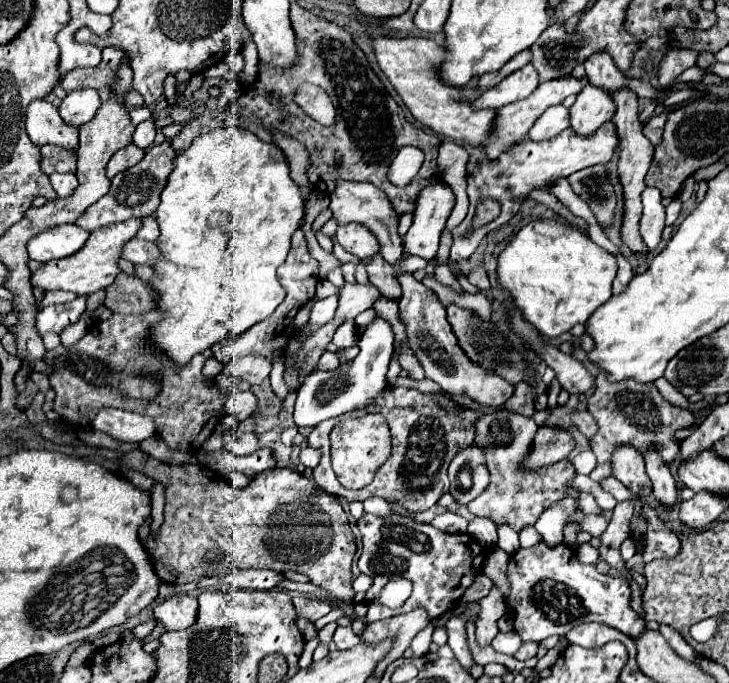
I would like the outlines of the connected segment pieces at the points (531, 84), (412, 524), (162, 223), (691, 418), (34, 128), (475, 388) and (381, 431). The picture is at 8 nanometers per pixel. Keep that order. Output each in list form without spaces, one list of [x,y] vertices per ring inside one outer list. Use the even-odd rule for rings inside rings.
[[[529,63],[523,69],[507,75],[499,85],[485,91],[477,101],[473,101],[473,107],[475,109],[485,109],[485,107],[499,109],[507,103],[513,103],[513,101],[519,101],[531,95],[537,85],[539,85],[539,75],[535,73],[535,67]]]
[[[363,515],[363,519],[357,521],[357,527],[363,537],[363,553],[359,557],[359,569],[361,573],[367,573],[373,577],[373,585],[367,591],[365,603],[371,605],[379,599],[381,587],[391,577],[407,577],[413,581],[413,593],[399,609],[389,607],[369,607],[367,611],[367,623],[387,619],[399,613],[407,613],[411,609],[423,607],[427,609],[429,617],[435,619],[441,613],[455,607],[455,603],[461,599],[463,591],[473,583],[477,571],[481,571],[487,549],[477,543],[475,537],[467,533],[443,533],[437,527],[429,523],[417,523],[413,519],[395,515],[395,517],[375,517],[375,515]],[[465,577],[465,589],[461,587],[461,581]]]
[[[223,127],[223,129],[213,129],[213,131],[199,135],[187,151],[183,151],[175,157],[175,169],[173,169],[171,177],[167,179],[167,187],[161,193],[161,205],[157,209],[157,223],[161,227],[157,245],[163,255],[161,255],[159,263],[153,265],[157,269],[157,277],[151,279],[151,285],[159,291],[159,309],[167,311],[167,317],[155,325],[155,329],[151,331],[151,341],[155,345],[159,345],[159,349],[167,351],[167,355],[175,363],[185,365],[195,353],[205,351],[207,347],[211,347],[213,343],[217,343],[221,339],[239,337],[251,325],[267,319],[275,311],[275,307],[285,299],[285,291],[283,291],[281,283],[277,281],[277,269],[287,259],[287,253],[291,249],[291,235],[295,233],[295,229],[299,229],[303,215],[305,215],[305,201],[303,201],[301,189],[289,177],[289,161],[287,161],[283,149],[279,149],[273,141],[271,143],[261,141],[259,137],[255,137],[255,133],[251,133],[249,129],[241,129],[241,127]]]
[[[599,373],[595,381],[595,391],[589,397],[589,413],[599,425],[599,431],[595,433],[593,439],[589,439],[589,447],[597,457],[597,467],[595,471],[589,473],[593,481],[601,481],[603,477],[611,475],[611,453],[617,445],[629,443],[637,447],[641,453],[647,451],[651,443],[659,445],[659,453],[665,463],[671,463],[677,457],[679,451],[679,441],[671,447],[665,445],[665,439],[675,435],[677,429],[683,429],[687,425],[695,423],[695,415],[687,409],[671,405],[667,399],[661,397],[657,387],[653,383],[639,383],[639,381],[609,381],[607,373]]]
[[[45,99],[31,101],[25,119],[27,119],[25,121],[27,135],[39,147],[47,143],[55,143],[67,149],[75,149],[79,145],[77,127],[63,123],[63,119],[57,113],[57,107]]]
[[[399,271],[397,279],[403,289],[403,297],[399,299],[399,317],[405,323],[407,337],[411,341],[409,347],[419,357],[427,379],[435,381],[443,391],[451,395],[467,397],[483,407],[501,407],[513,395],[515,387],[503,381],[503,377],[497,373],[487,373],[481,365],[475,365],[475,361],[471,361],[463,349],[459,349],[459,341],[445,317],[445,307],[429,287],[417,281],[413,273]]]
[[[363,415],[359,419],[345,419],[339,425],[335,425],[330,436],[331,462],[338,481],[345,488],[352,490],[361,489],[371,481],[375,471],[383,465],[387,455],[391,453],[391,437],[387,421],[383,421],[383,415]]]

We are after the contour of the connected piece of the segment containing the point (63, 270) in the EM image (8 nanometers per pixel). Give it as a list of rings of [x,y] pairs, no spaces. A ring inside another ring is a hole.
[[[131,219],[131,221],[123,221],[123,223],[115,223],[109,225],[105,229],[93,231],[87,245],[65,259],[59,261],[49,261],[45,267],[41,267],[37,273],[31,273],[31,285],[41,287],[45,291],[55,291],[55,289],[63,289],[63,291],[75,291],[79,295],[85,293],[95,293],[101,289],[107,289],[107,285],[111,285],[111,281],[115,281],[115,277],[121,273],[121,267],[117,265],[117,261],[121,259],[121,251],[123,245],[137,235],[139,225],[143,219]]]

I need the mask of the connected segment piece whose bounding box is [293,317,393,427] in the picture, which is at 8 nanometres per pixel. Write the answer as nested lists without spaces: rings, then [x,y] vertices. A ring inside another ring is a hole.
[[[377,317],[361,335],[359,339],[359,355],[349,361],[341,363],[333,371],[315,371],[297,391],[295,401],[295,425],[297,427],[315,427],[329,417],[341,417],[351,411],[363,411],[367,401],[373,401],[383,389],[387,389],[387,367],[393,357],[393,331],[387,321]]]

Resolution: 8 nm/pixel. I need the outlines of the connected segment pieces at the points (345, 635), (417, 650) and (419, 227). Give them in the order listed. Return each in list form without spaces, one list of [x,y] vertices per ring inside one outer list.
[[[337,627],[333,641],[335,641],[337,649],[351,649],[359,643],[359,637],[353,633],[351,627]]]
[[[430,623],[414,637],[410,644],[410,648],[413,649],[415,656],[423,656],[429,652],[434,629],[434,625]]]
[[[437,181],[419,191],[413,225],[403,237],[403,247],[411,255],[433,259],[439,249],[441,231],[455,207],[455,195],[445,181]]]

